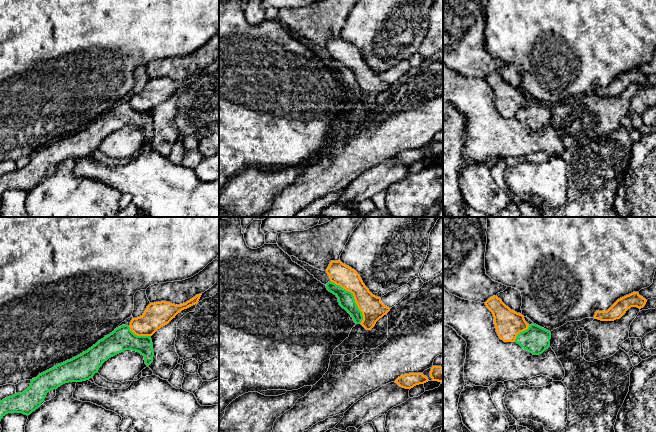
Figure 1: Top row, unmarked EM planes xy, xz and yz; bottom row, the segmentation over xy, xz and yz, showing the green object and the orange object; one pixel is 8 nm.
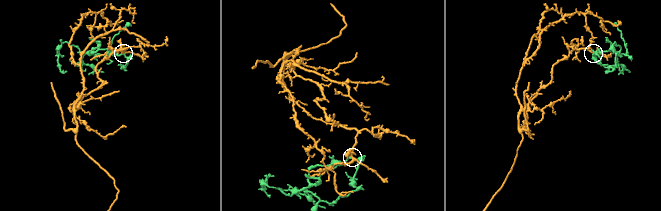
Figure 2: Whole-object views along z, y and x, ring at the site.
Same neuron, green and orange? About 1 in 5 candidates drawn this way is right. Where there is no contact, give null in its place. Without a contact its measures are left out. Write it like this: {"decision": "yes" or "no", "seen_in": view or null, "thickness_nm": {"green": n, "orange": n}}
{"decision": "no", "seen_in": "xz", "thickness_nm": {"green": 130, "orange": 180}}

